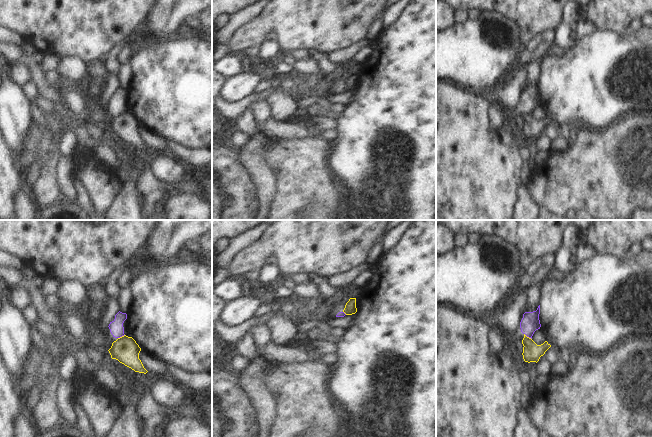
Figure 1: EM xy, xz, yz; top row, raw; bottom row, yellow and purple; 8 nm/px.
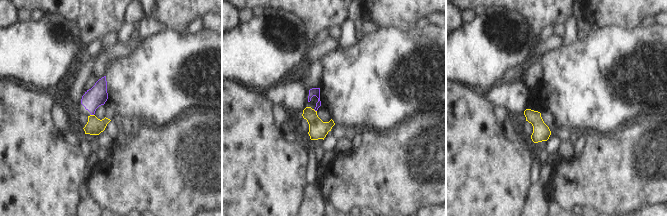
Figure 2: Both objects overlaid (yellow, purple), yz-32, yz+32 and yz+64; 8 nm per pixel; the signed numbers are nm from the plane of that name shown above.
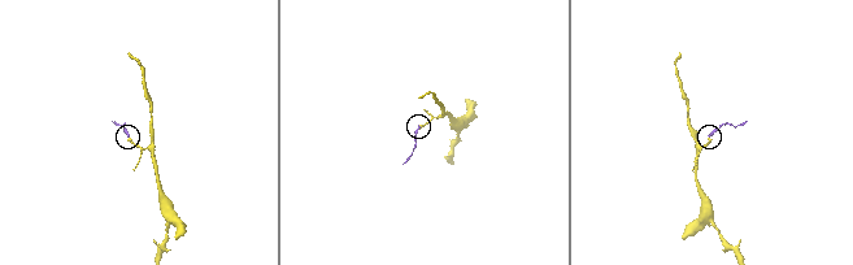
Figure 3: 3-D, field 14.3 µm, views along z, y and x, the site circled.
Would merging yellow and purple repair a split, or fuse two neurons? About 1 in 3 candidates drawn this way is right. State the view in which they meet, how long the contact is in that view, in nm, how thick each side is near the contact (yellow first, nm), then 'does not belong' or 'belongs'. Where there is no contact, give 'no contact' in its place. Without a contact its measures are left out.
yz | 80 nm | 150/150 nm | does not belong

